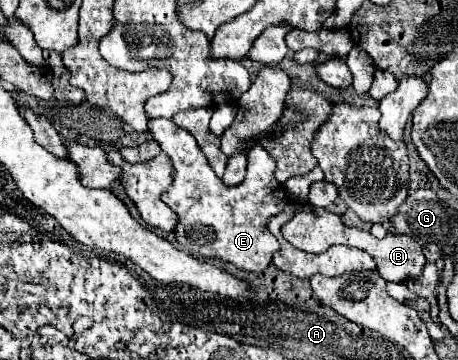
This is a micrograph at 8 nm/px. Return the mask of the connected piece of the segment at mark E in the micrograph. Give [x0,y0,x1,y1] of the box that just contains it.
[148,119,285,273]

